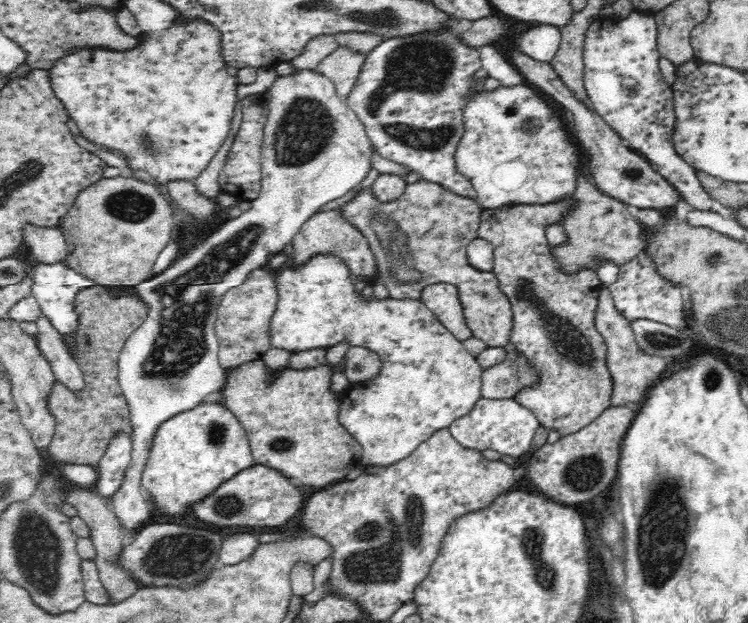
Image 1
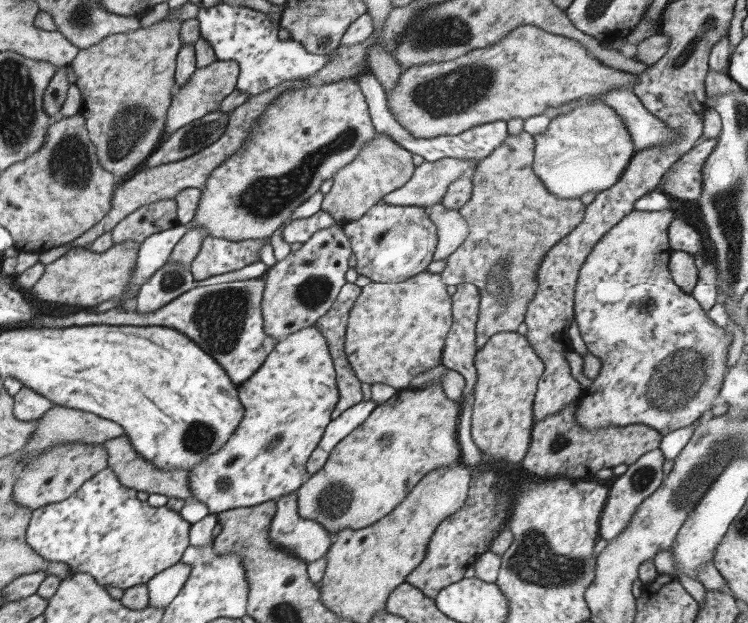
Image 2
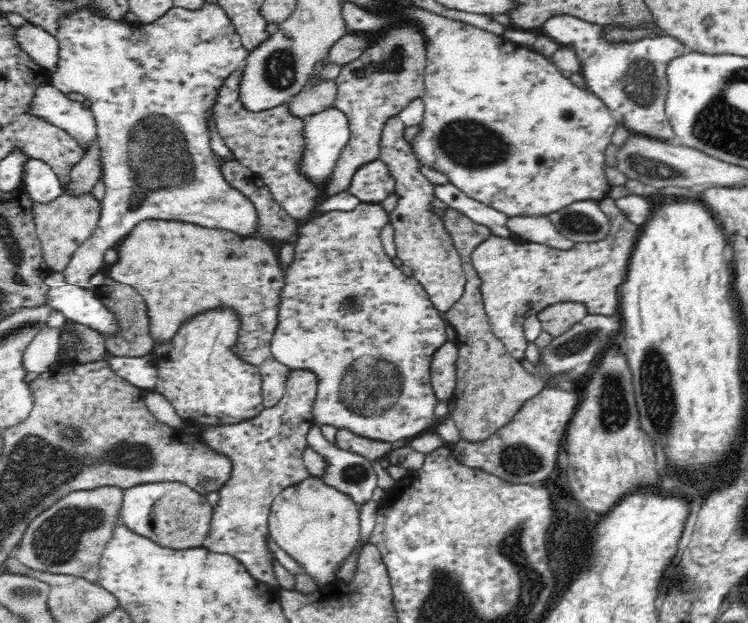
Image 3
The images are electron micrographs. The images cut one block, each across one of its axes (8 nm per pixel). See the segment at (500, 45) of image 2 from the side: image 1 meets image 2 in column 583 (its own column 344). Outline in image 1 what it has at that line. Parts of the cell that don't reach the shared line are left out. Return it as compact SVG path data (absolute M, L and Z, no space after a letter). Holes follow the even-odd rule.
M338 48L336 52L332 52L330 56L326 56L318 66L318 70L322 76L328 76L334 84L336 84L336 92L340 98L346 100L346 96L352 92L358 76L360 76L360 68L366 60L366 54L360 52L352 52L348 48Z

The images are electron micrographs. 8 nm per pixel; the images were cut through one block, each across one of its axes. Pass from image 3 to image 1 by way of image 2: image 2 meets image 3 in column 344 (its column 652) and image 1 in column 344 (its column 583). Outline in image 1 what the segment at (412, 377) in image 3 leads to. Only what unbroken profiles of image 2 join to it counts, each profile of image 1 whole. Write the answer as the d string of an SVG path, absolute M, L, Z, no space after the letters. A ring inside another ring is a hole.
M314 254L306 260L306 264L296 264L292 258L288 260L288 264L284 264L282 268L268 268L268 264L264 266L266 272L270 272L274 276L274 284L276 284L276 294L278 294L278 302L276 302L276 310L270 318L270 346L272 348L280 348L280 350L286 350L290 354L304 354L306 350L314 350L314 348L324 348L326 352L342 342L346 342L350 348L352 346L358 346L358 348L368 348L372 350L374 354L378 354L382 366L380 366L380 372L370 378L370 380L364 380L364 382L354 382L350 384L344 392L340 392L340 408L338 408L338 422L346 428L348 434L352 434L362 446L364 446L364 456L362 456L362 464L364 466L392 466L404 458L408 458L412 452L416 452L416 448L430 440L434 436L434 432L438 432L440 428L448 428L454 420L462 418L464 414L470 414L472 412L472 406L476 400L482 398L482 372L484 368L478 366L476 358L472 354L468 354L466 350L466 344L462 340L458 340L436 316L434 312L430 312L430 308L422 302L422 300L414 300L414 298L376 298L376 296L370 296L366 298L362 292L358 292L356 288L356 278L352 278L350 274L350 268L348 264L336 256L336 254Z

